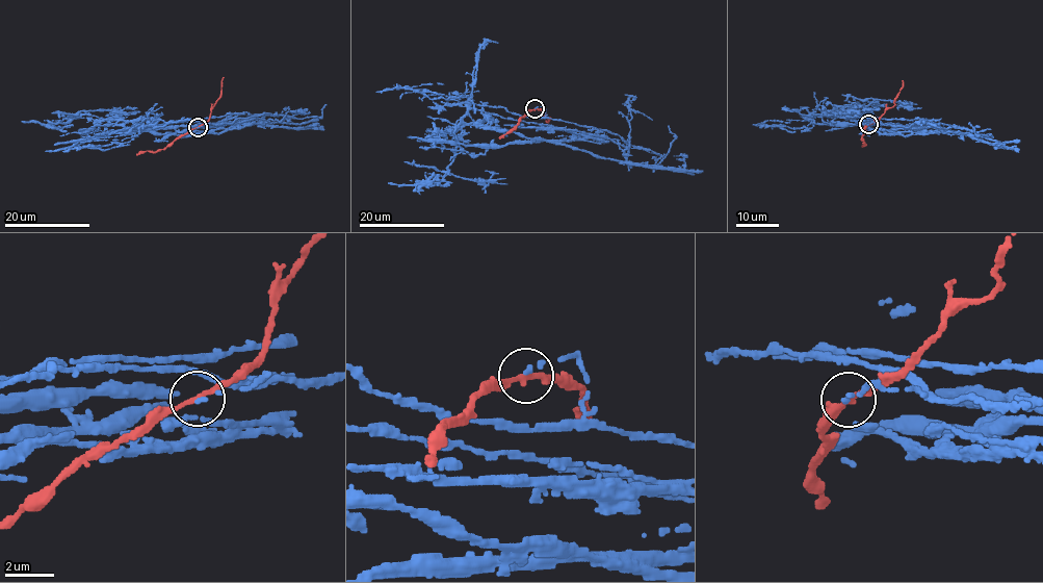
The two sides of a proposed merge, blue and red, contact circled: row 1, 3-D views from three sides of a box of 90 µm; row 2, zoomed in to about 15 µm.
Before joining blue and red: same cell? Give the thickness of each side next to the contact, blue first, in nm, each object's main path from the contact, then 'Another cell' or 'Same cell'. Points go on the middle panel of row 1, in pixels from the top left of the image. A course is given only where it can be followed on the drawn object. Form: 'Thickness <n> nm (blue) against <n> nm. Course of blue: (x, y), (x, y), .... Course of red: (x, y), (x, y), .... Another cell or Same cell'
Thickness 150 nm (blue) against 200 nm. Course of blue: (535, 108), (544, 105), (544, 117), (487, 106), (481, 113), (502, 132), (549, 141), (585, 136), (503, 124). Course of red: (535, 108), (525, 111), (516, 126), (499, 138). Another cell

